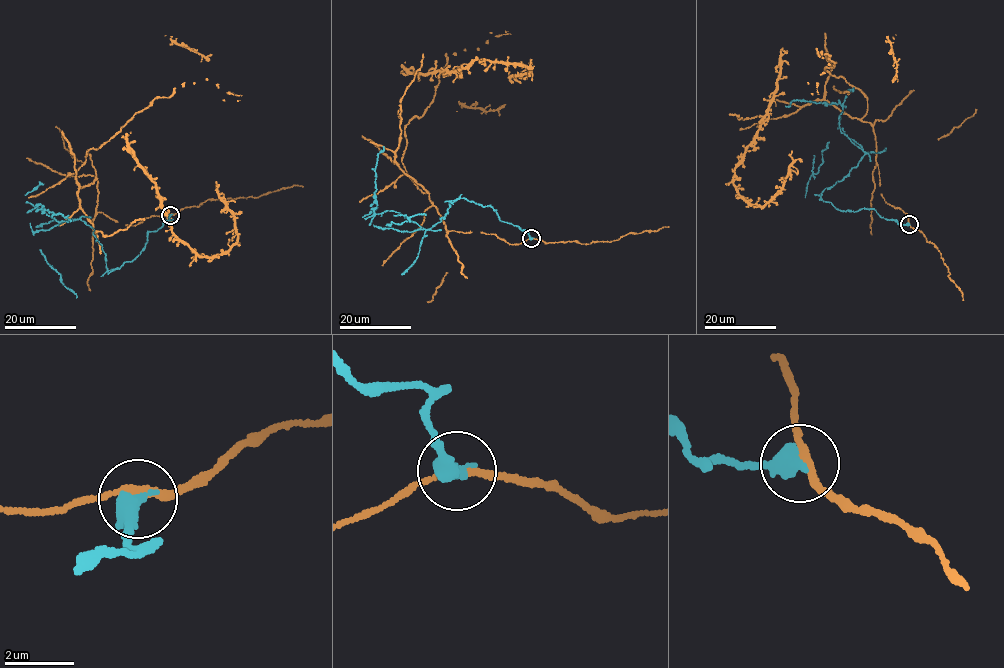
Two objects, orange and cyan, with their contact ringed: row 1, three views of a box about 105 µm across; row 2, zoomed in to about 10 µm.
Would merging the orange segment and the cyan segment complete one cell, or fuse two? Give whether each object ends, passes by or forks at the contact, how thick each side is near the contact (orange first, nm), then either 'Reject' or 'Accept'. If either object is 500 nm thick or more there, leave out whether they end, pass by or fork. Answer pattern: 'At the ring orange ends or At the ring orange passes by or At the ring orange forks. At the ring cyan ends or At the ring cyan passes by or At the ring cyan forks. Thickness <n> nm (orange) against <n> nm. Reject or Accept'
Thickness 220 nm (orange) against 550 nm. Reject

